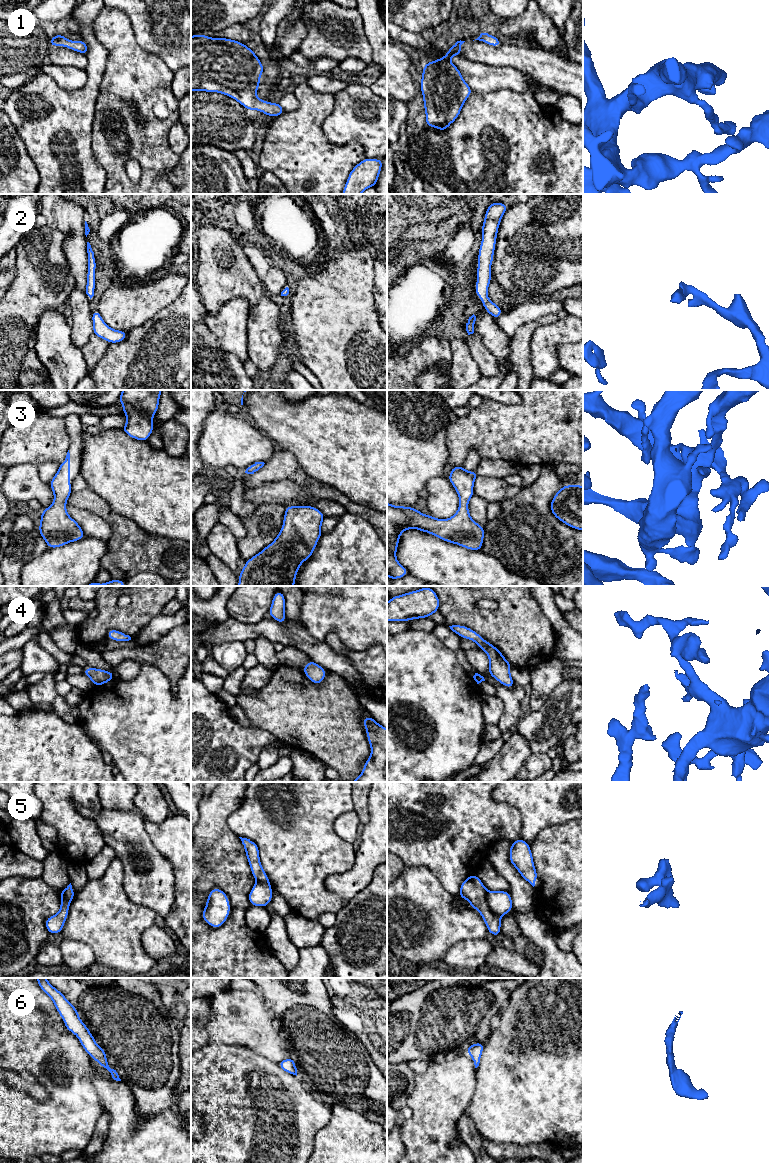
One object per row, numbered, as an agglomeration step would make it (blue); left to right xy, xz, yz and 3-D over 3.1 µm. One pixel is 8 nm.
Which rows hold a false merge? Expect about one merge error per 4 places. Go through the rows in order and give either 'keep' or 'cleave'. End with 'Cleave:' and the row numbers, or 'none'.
1: keep
2: keep
3: keep
4: keep
5: cleave
6: keep
Cleave: 5

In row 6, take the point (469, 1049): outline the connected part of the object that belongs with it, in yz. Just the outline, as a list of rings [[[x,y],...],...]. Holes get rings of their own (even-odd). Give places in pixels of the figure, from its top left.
[[[482,1042],[471,1044],[466,1048],[467,1053],[471,1056],[474,1062],[475,1068],[479,1066],[483,1049],[484,1049],[484,1043]]]

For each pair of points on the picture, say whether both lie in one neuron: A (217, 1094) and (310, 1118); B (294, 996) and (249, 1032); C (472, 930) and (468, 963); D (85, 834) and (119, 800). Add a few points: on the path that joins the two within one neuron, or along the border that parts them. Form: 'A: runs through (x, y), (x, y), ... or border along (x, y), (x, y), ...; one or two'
A: runs through (239, 1075), (252, 1068), (266, 1070), (289, 1091); one
B: border along (260, 993), (267, 1006), (287, 1032); two
C: border along (484, 938), (460, 940), (450, 950); two
D: border along (98, 792), (98, 798), (102, 807); two

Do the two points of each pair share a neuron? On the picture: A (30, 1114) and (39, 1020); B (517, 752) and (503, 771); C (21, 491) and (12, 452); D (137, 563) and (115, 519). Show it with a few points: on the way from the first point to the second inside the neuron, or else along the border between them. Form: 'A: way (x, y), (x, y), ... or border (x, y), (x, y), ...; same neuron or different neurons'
A: way (52, 1096), (52, 1087), (38, 1071), (38, 1045); same neuron
B: way (512, 757), (504, 766); same neuron
C: border (37, 465), (22, 463), (10, 467); different neurons
D: way (134, 552), (130, 548), (124, 530); same neuron

